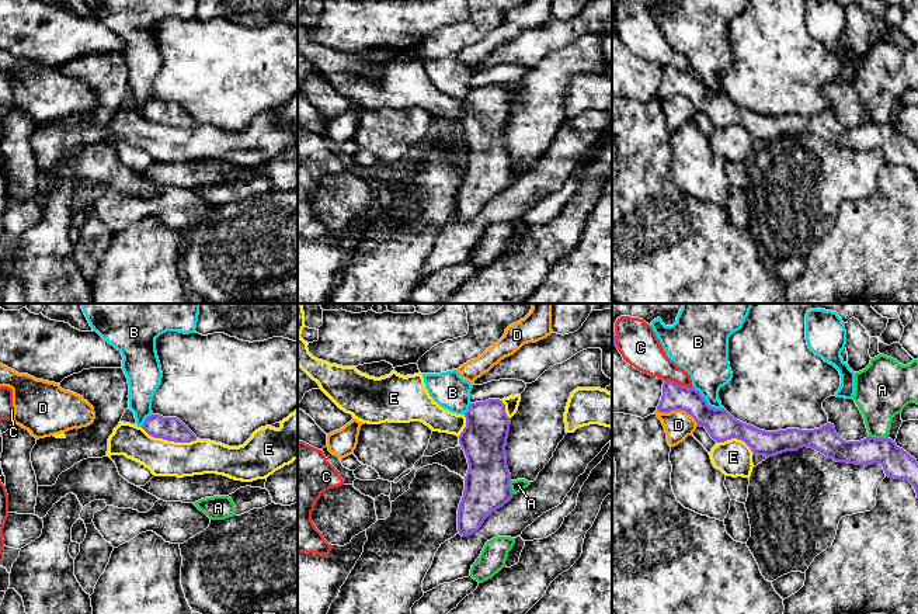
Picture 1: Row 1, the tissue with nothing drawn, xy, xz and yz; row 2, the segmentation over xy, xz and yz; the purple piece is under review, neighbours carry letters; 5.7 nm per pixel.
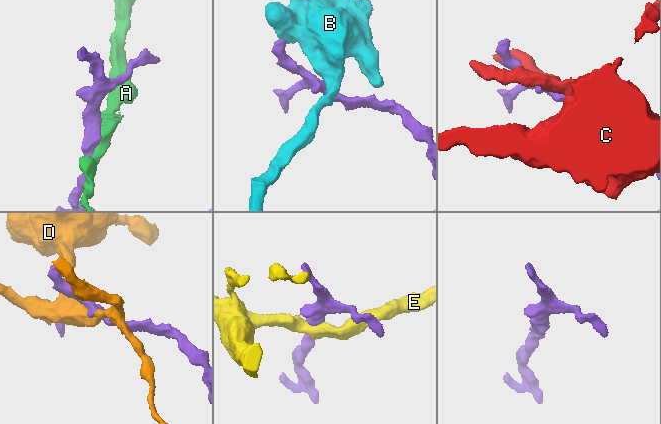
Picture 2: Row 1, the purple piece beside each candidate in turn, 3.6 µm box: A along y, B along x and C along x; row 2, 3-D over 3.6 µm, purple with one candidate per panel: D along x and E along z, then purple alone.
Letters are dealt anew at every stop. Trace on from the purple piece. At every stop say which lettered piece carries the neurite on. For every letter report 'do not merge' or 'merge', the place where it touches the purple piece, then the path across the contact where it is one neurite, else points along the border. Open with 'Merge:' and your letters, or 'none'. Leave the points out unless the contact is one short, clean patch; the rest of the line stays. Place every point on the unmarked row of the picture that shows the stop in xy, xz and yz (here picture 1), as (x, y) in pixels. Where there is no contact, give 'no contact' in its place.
Merge: none
A: do not merge; contact yz (879, 124)
B: do not merge; contact yz (706, 87); border yz (692, 72), (710, 92), (723, 93)
C: do not merge; contact yz (678, 70)
D: do not merge; contact yz (678, 94)
E: do not merge; contact xy (169, 125); border xy (141, 113), (155, 122), (167, 125), (194, 127), (197, 124)

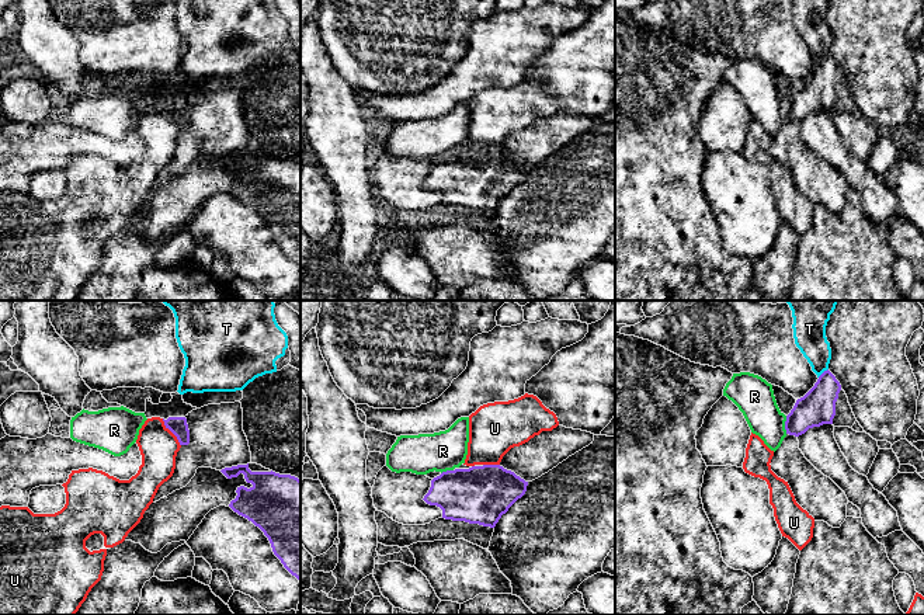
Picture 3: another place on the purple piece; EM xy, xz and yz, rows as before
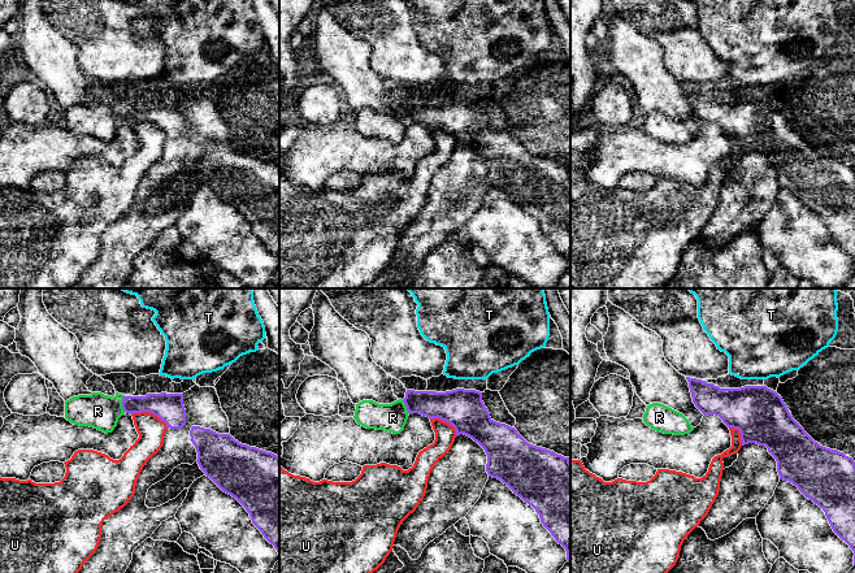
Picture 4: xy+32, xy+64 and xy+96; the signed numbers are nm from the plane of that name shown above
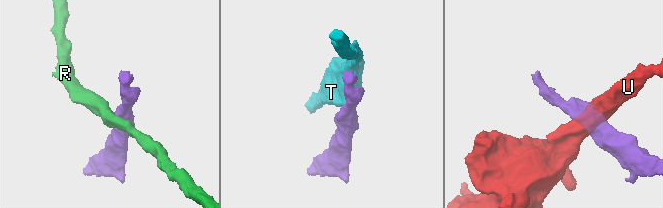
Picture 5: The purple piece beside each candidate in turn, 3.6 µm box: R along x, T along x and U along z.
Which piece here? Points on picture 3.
Merge: none
R: do not merge; contact yz (785, 110); border yz (787, 101), (785, 118)
T: do not merge; contact yz (823, 58); border yz (827, 54), (817, 62)
U: do not merge; contact xy (172, 117); border xy (162, 104), (180, 131)

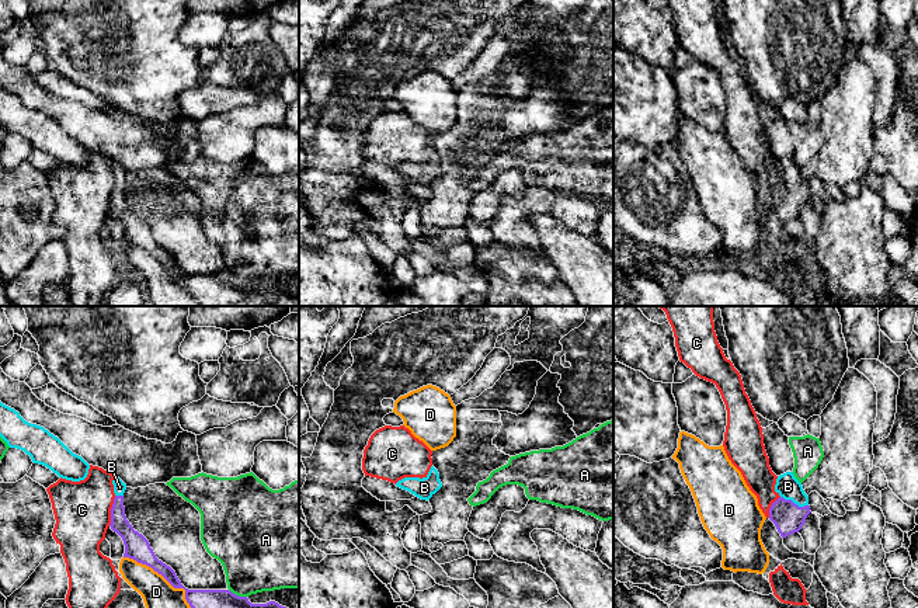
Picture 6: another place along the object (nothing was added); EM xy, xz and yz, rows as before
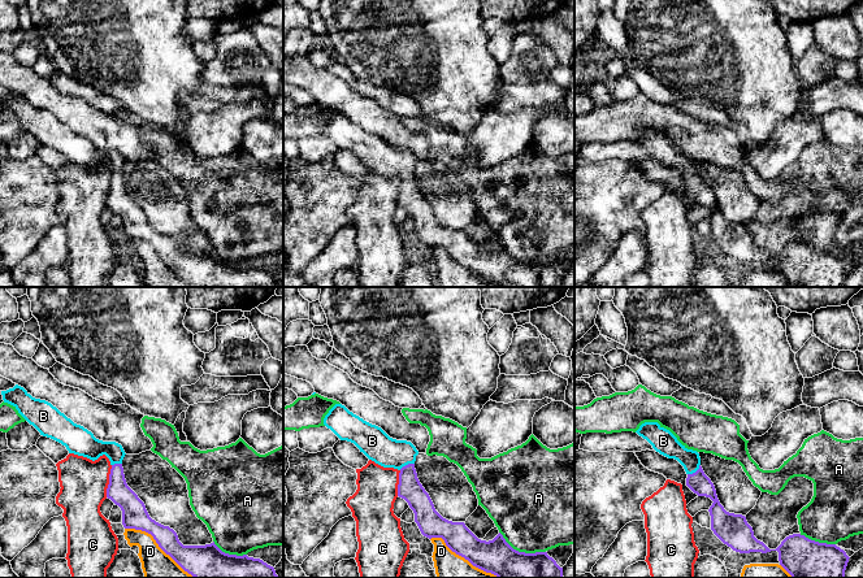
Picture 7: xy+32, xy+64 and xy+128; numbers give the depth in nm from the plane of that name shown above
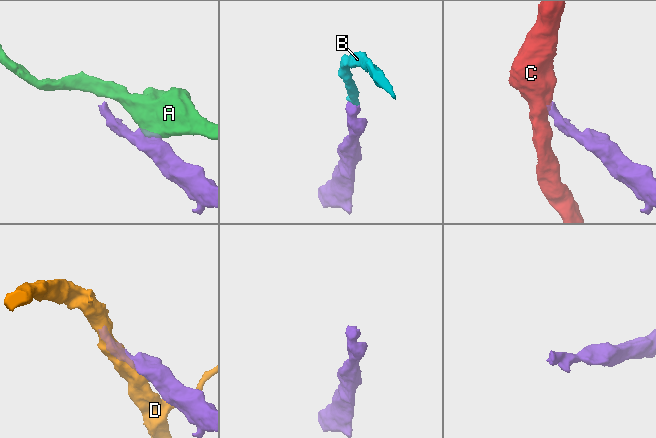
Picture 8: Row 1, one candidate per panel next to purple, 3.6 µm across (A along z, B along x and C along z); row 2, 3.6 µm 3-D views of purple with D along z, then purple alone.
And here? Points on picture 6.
Merge: B
A: do not merge; contact xy (237, 281); border xy (228, 275), (246, 282)
B: merge; contact yz (793, 188); way yz (788, 202), (793, 188), (788, 172)
C: do not merge; contact xy (111, 197); border xy (115, 181), (111, 190), (111, 208), (108, 211)
D: do not merge; contact xy (169, 267)

